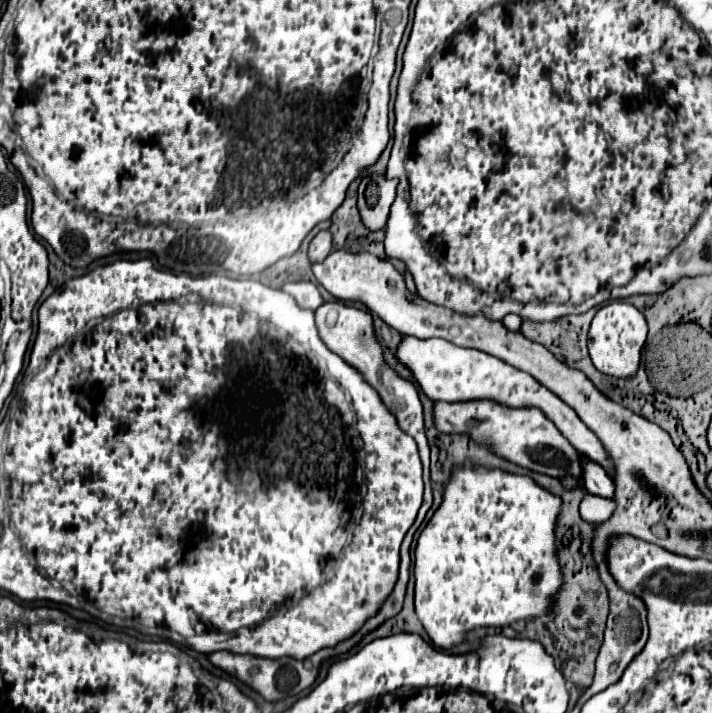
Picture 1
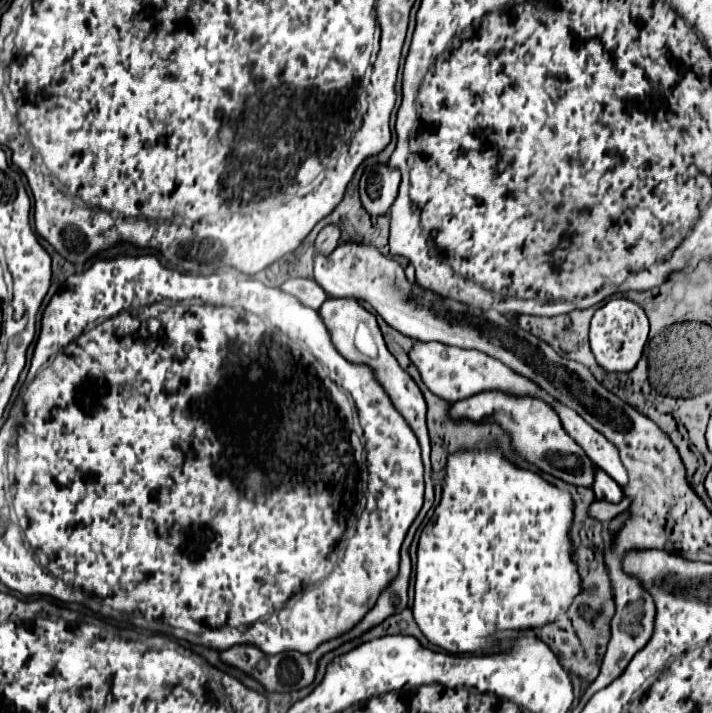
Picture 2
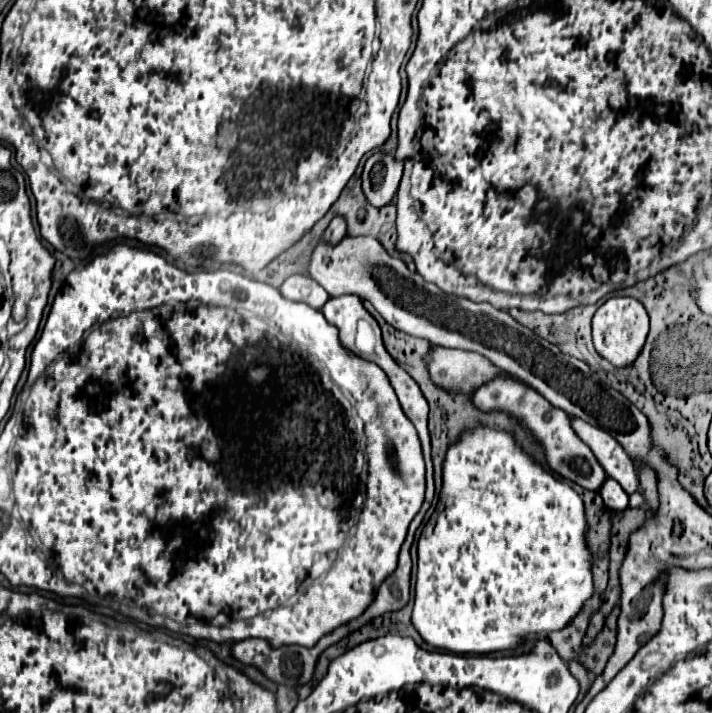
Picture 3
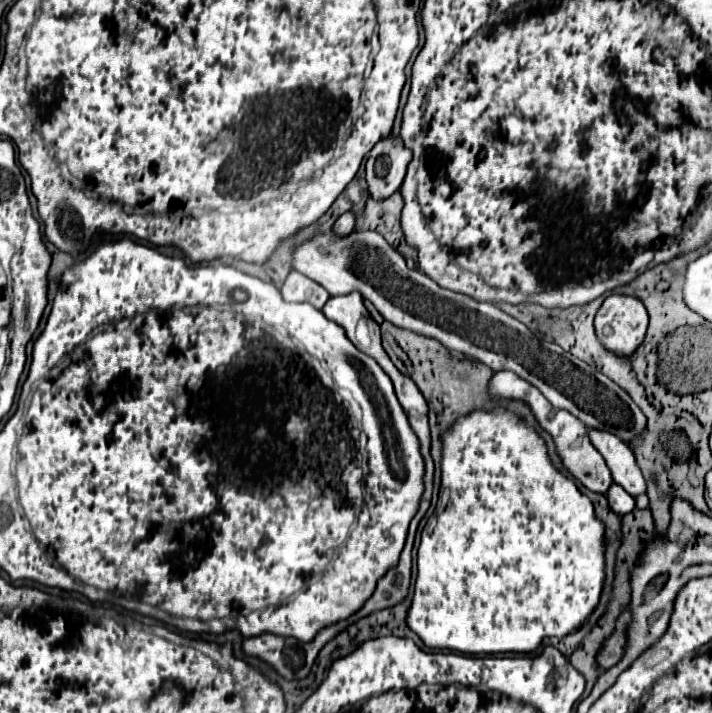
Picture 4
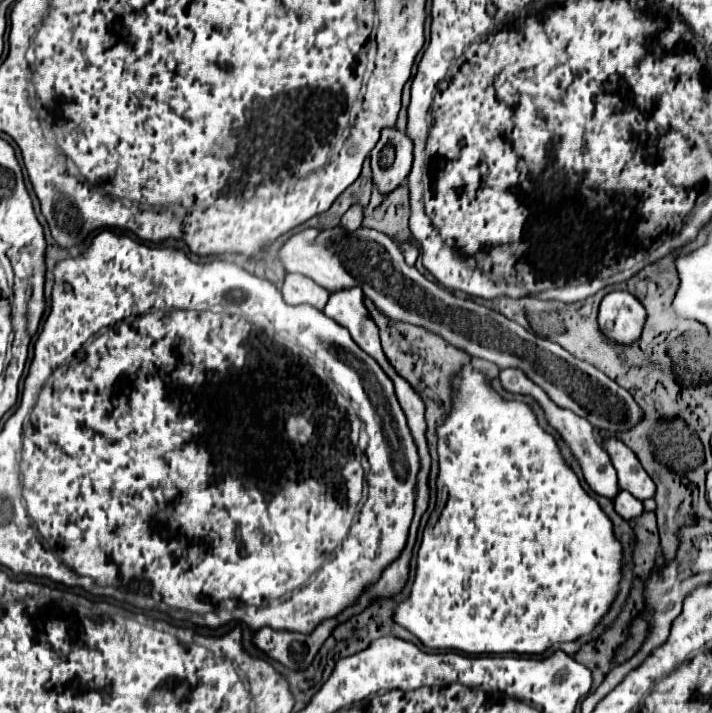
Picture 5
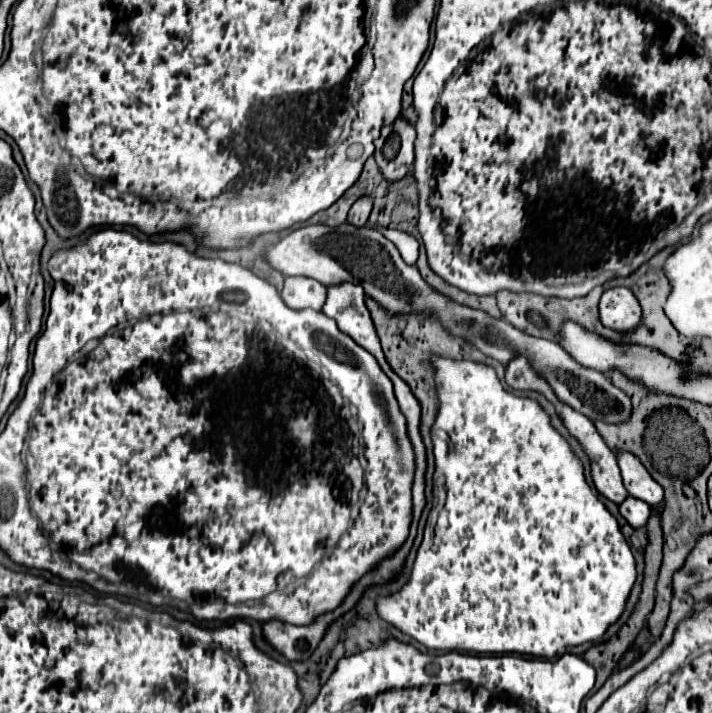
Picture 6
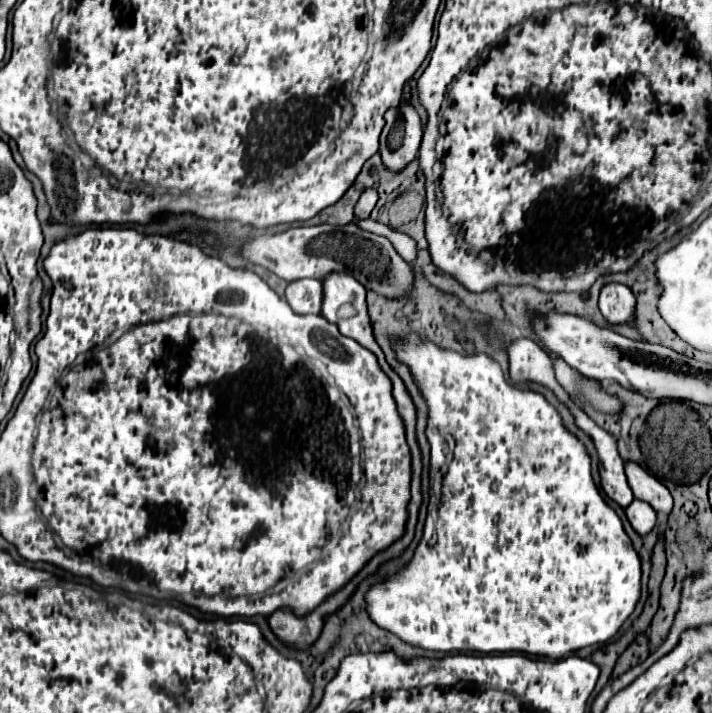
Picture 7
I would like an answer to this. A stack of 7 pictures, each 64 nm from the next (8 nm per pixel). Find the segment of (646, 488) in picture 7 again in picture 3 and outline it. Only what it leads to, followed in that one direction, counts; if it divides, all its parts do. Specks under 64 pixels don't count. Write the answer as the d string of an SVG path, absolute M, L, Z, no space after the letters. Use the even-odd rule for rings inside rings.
M576 416L570 418L570 426L572 426L574 434L592 450L592 454L596 456L596 460L600 462L604 472L610 478L614 478L624 488L626 494L640 490L638 472L636 472L632 460L628 460L628 454L624 452L624 448L620 444L616 444L616 440L612 440L612 436L608 436L608 432L594 428L592 424L586 424L584 420L580 420Z

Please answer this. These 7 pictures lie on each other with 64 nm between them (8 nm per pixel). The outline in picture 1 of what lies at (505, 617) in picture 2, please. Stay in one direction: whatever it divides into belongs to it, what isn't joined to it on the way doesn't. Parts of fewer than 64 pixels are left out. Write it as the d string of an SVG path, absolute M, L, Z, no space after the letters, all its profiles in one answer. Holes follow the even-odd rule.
M464 464L464 468L452 472L444 500L422 530L415 549L415 612L436 646L450 648L460 644L466 632L474 628L508 626L516 620L550 614L552 594L562 586L554 544L554 520L560 512L560 504L562 500L544 492L528 476L472 468L472 464Z

